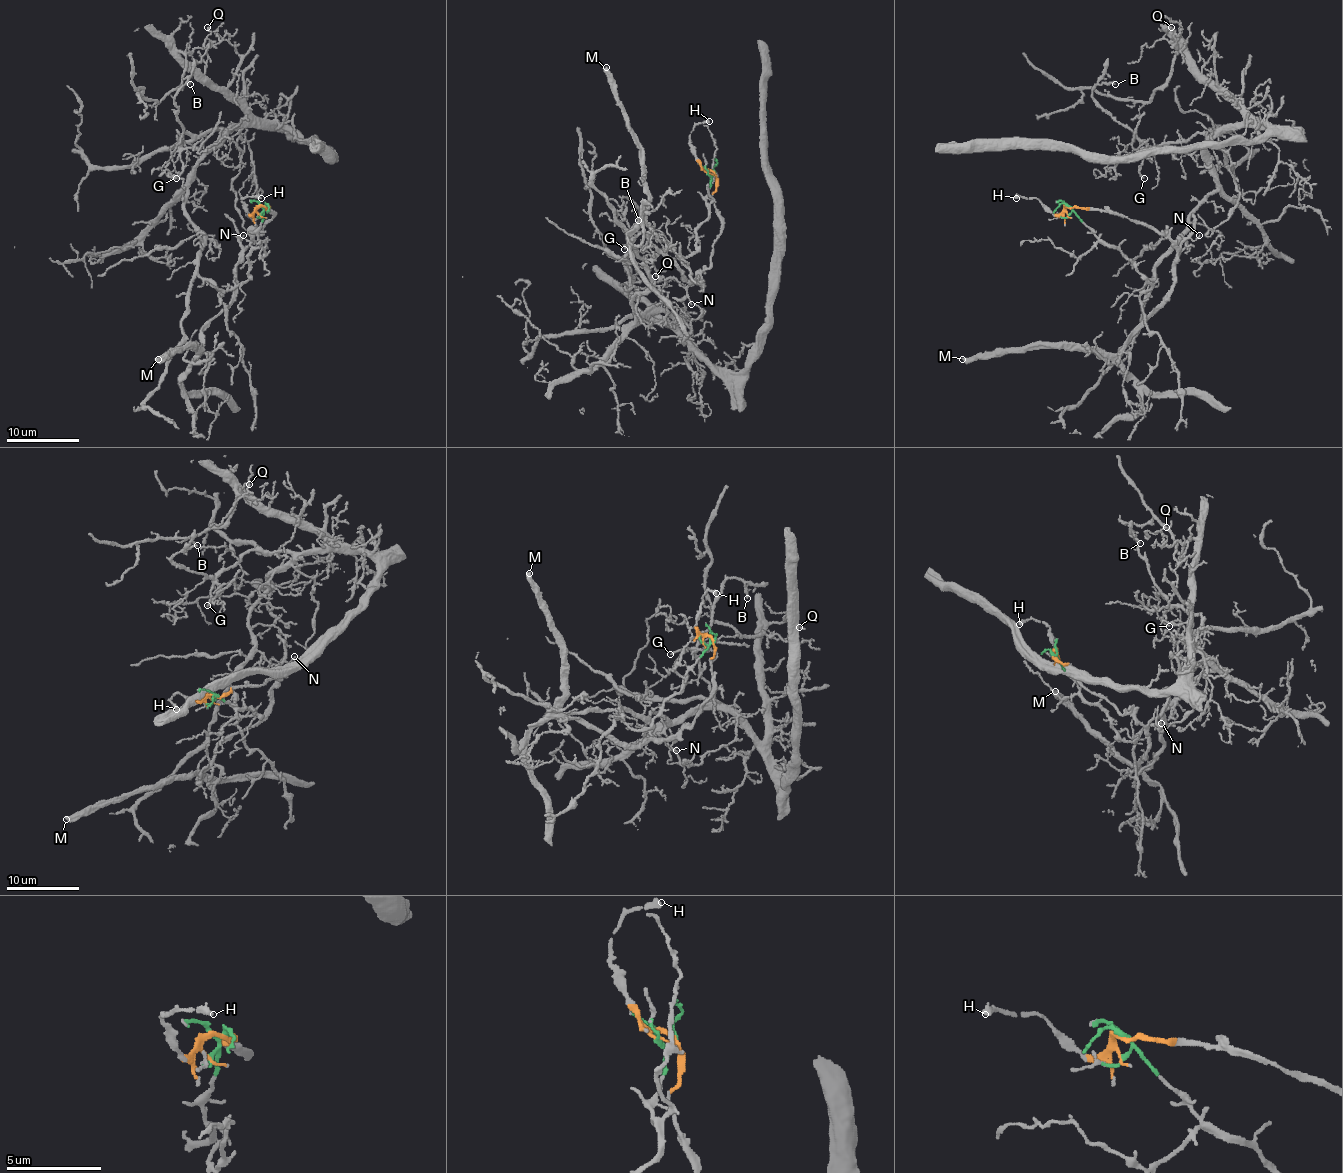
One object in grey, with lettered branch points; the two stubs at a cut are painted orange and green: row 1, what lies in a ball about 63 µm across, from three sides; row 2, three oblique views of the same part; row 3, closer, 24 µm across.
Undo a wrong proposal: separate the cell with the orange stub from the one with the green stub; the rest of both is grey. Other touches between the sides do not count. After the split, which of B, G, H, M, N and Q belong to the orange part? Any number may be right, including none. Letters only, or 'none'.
H, M, N

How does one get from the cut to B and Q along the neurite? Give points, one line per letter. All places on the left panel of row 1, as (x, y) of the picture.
B: (265, 206), (249, 277), (218, 290), (185, 209), (219, 133), (181, 145), (175, 96), (190, 83)
Q: (265, 206), (249, 277), (218, 290), (197, 272), (188, 175), (245, 114), (179, 56), (210, 47), (207, 27)

